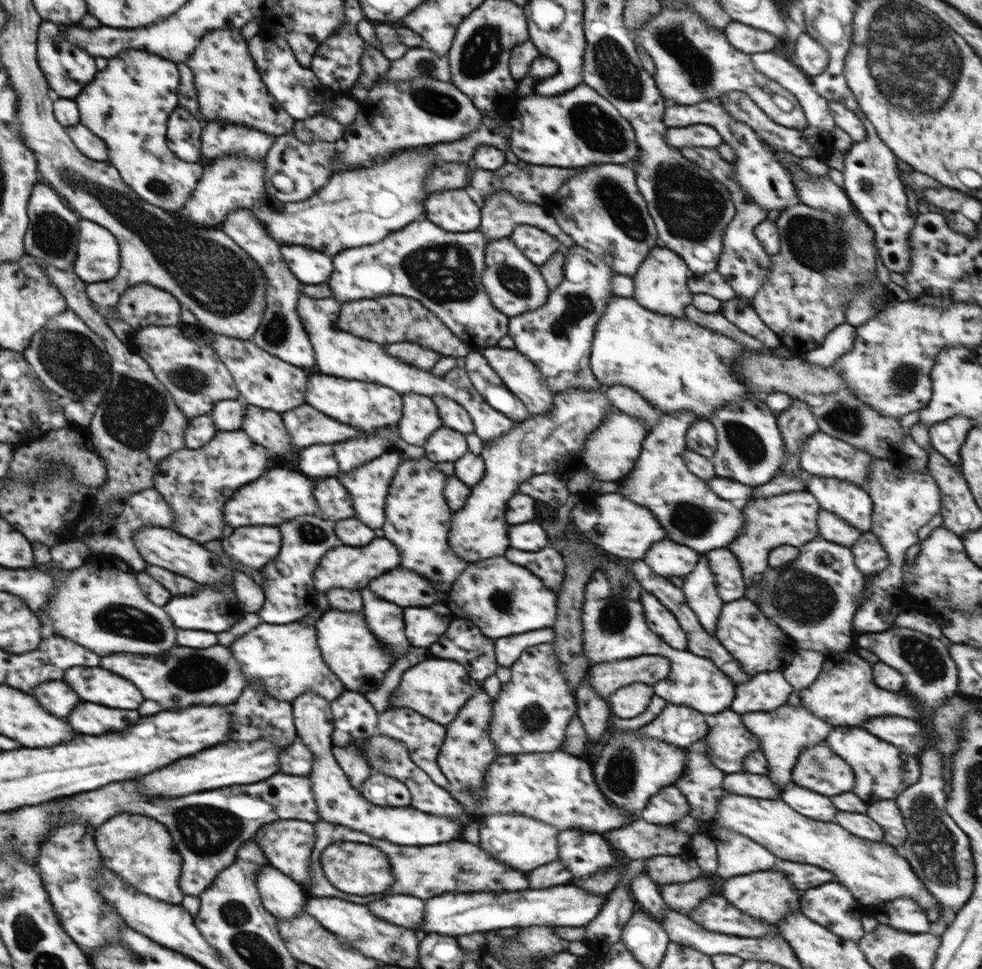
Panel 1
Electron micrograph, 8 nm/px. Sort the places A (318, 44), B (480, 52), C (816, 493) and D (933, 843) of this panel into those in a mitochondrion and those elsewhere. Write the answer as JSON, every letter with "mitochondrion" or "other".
{"A":"other","B":"mitochondrion","C":"other","D":"mitochondrion"}

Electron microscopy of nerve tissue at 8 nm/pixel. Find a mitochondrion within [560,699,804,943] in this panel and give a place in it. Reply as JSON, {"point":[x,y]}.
{"point":[620,774]}

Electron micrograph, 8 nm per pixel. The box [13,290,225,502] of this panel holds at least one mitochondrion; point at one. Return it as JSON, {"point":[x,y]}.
{"point":[134,411]}

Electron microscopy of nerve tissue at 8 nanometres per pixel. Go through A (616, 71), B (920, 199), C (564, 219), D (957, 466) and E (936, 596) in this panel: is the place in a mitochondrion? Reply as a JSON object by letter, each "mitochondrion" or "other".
{"A":"mitochondrion","B":"other","C":"other","D":"other","E":"other"}

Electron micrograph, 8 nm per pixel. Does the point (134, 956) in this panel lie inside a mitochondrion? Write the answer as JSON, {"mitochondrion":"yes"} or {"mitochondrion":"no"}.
{"mitochondrion":"yes"}

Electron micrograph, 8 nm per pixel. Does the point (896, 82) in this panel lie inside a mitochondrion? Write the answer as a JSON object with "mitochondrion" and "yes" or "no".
{"mitochondrion":"yes"}

